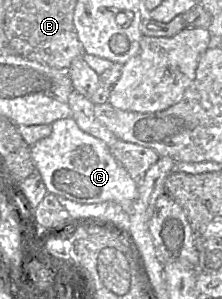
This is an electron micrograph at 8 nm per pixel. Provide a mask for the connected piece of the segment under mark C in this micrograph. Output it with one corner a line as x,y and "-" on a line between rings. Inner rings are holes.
73,118
51,124
51,134
30,146
31,157
48,193
82,204
115,202
131,215
138,183
114,158
109,145
82,131

